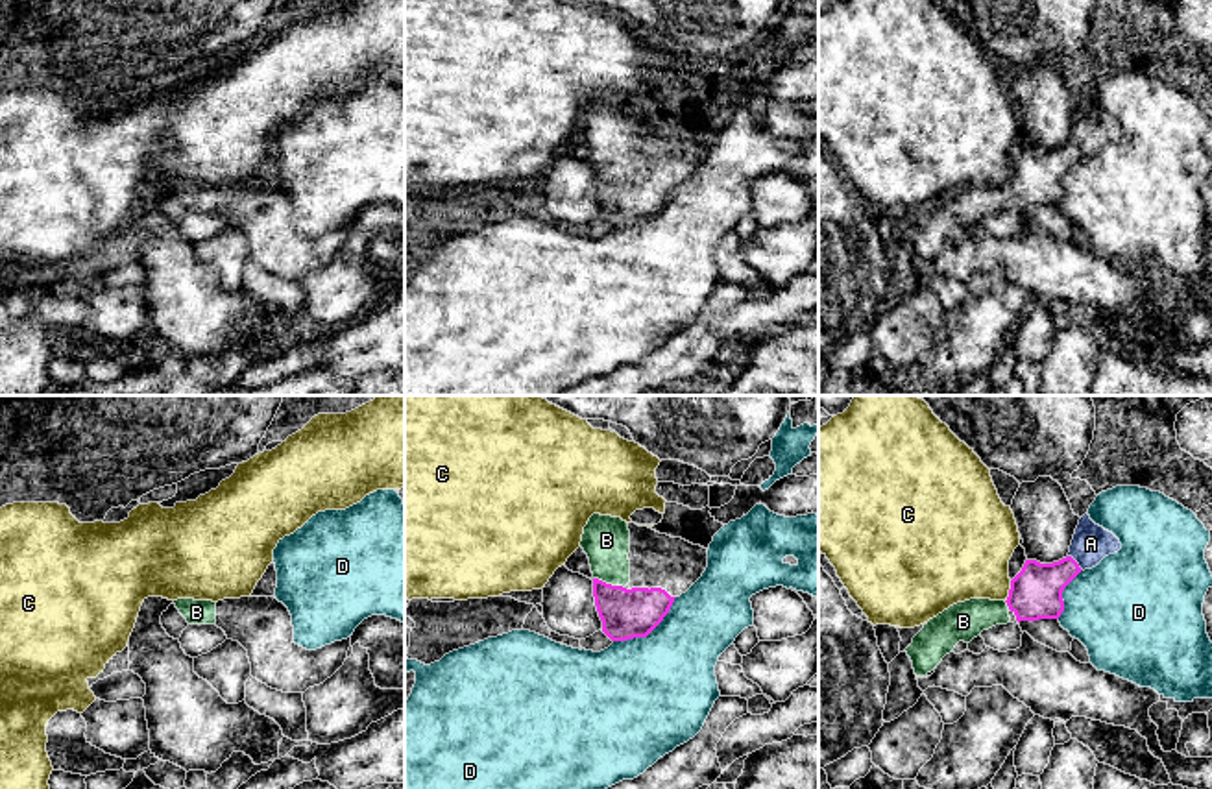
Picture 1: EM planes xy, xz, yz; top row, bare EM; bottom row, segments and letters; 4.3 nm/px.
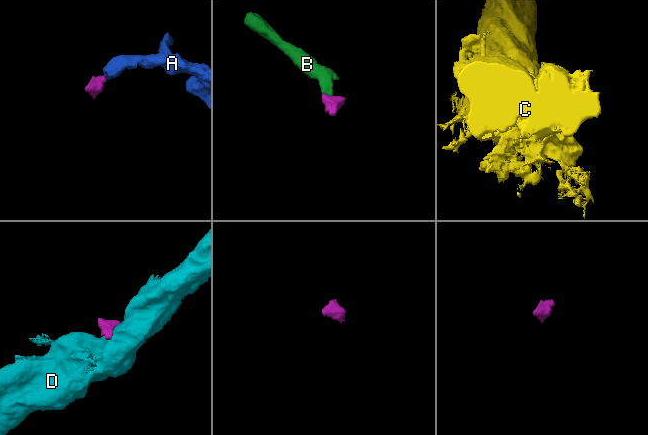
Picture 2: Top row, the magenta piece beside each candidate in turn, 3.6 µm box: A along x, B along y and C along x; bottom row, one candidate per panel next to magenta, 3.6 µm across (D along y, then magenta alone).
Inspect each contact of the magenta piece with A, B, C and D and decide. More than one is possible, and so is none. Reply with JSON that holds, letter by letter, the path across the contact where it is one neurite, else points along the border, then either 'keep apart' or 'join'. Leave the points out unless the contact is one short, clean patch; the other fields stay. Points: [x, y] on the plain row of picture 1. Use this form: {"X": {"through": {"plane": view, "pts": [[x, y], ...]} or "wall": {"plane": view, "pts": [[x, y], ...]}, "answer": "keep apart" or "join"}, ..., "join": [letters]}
{"A": {"through": {"plane": "yz", "pts": [[1035, 178], [1076, 148], [1090, 130]]}, "answer": "join"}, "B": {"through": {"plane": "xz", "pts": [[625, 200], [614, 189], [608, 170], [606, 126]]}, "answer": "join"}, "C": {"wall": {"plane": "yz", "pts": [[1011, 167], [1005, 187]]}, "answer": "keep apart"}, "D": {"answer": "keep apart"}, "join": ["A", "B"]}

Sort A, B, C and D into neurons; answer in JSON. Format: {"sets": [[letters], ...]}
{"sets": [["A", "B"], ["C"], ["D"]]}

